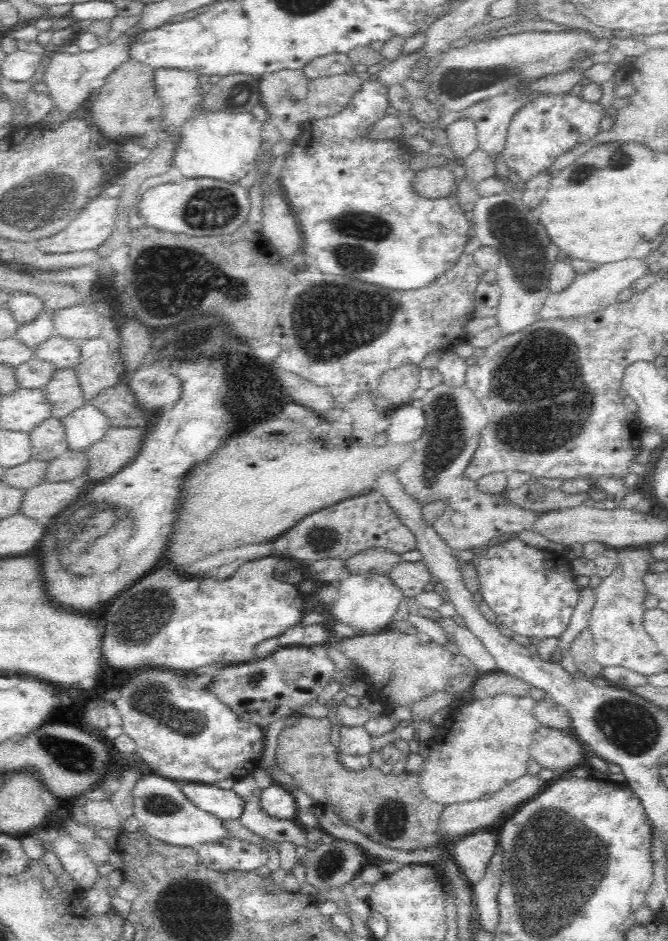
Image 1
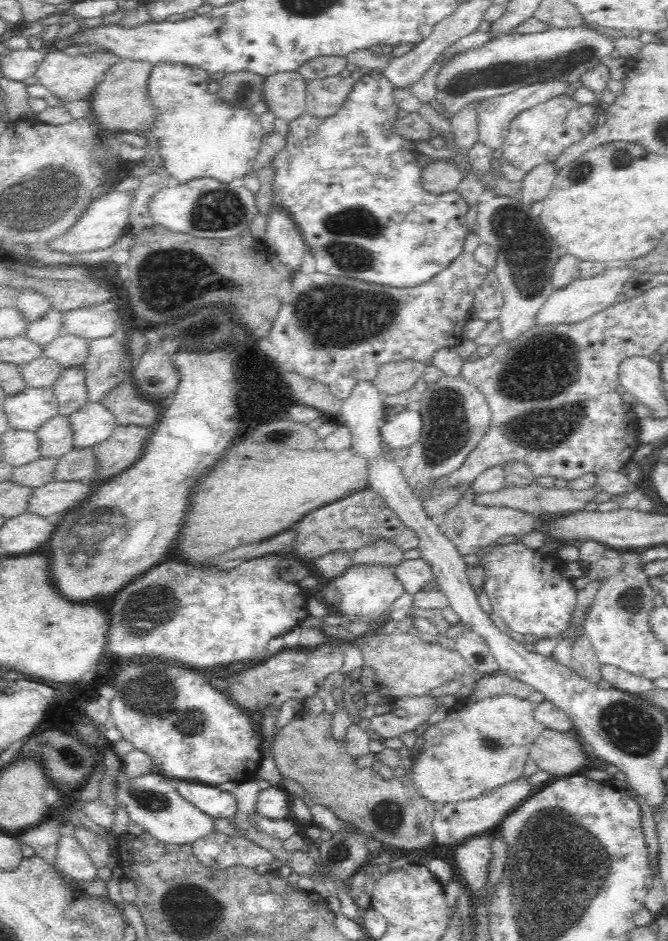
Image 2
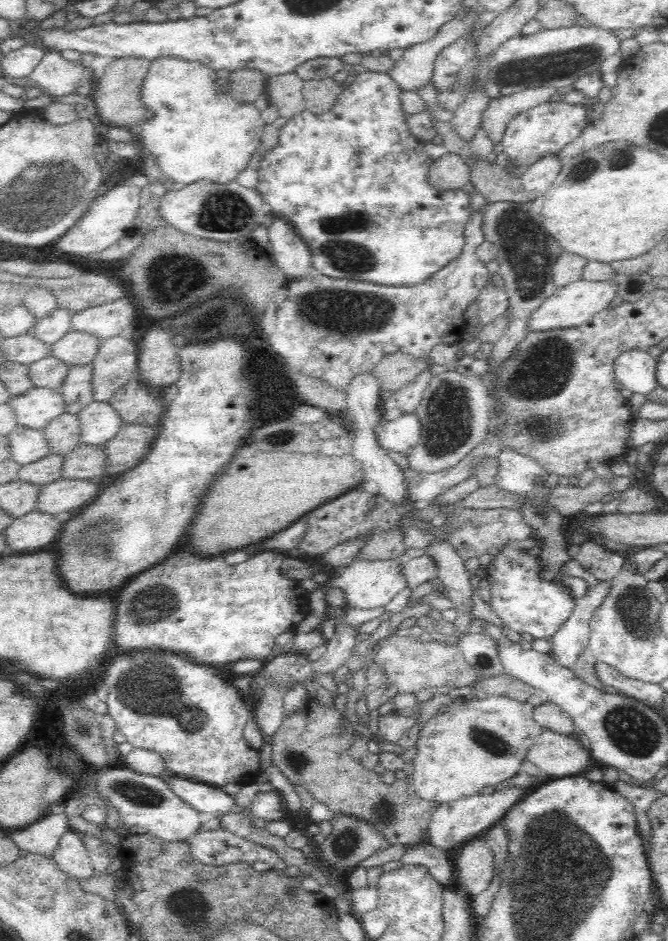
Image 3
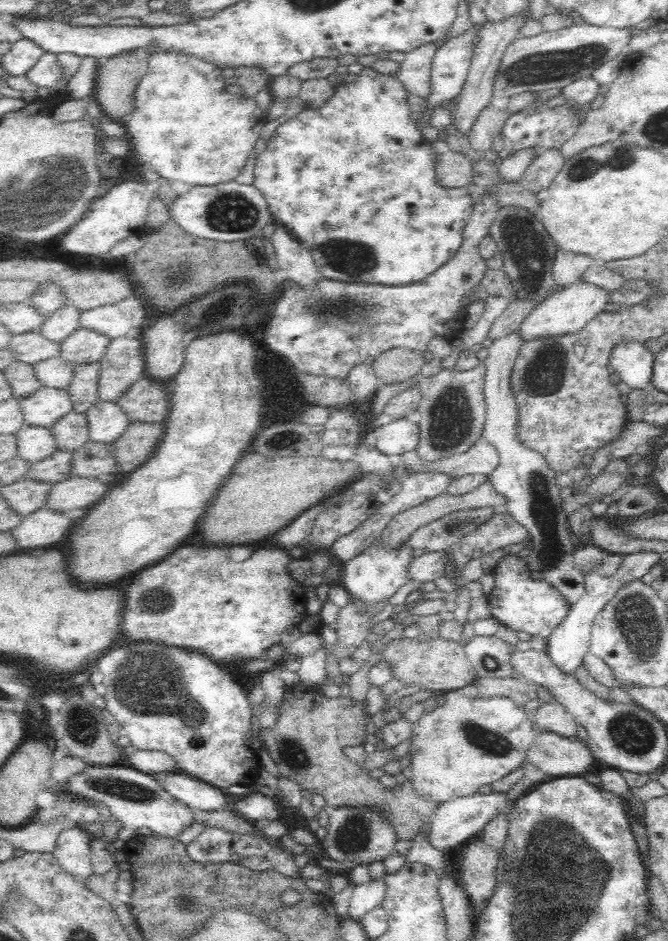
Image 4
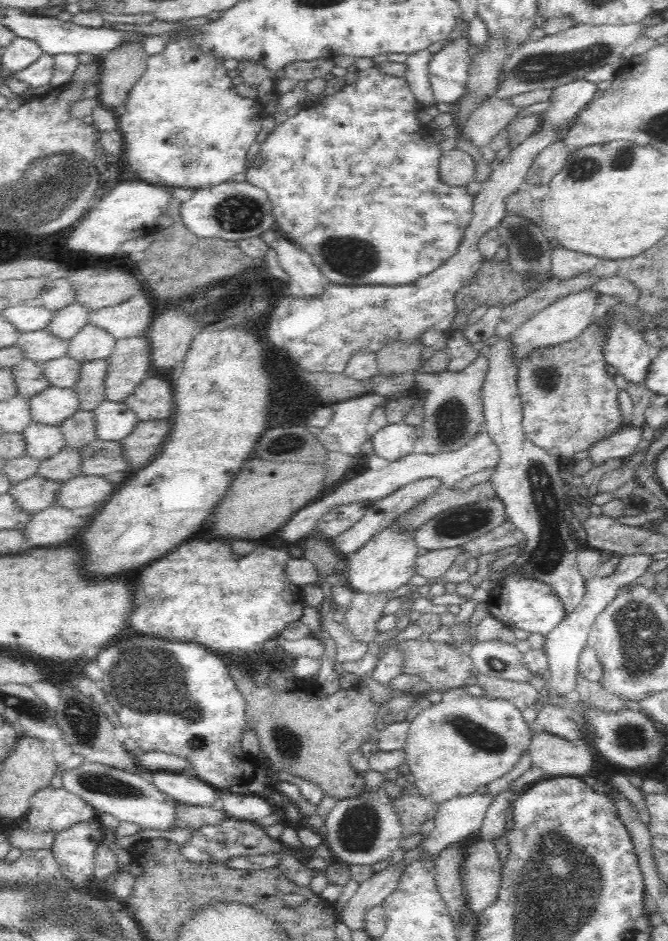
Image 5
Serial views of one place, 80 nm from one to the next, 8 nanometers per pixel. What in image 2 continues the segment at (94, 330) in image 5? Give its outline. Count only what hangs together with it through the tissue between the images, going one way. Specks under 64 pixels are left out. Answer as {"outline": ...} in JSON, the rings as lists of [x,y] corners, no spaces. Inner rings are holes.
{"outline":[[[60,332],[59,336],[43,347],[42,357],[56,362],[62,369],[81,367],[88,355],[89,341]]]}

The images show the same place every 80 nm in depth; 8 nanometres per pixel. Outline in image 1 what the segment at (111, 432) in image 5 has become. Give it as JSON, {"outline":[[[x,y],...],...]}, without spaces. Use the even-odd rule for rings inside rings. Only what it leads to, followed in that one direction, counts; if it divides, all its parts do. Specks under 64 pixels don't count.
{"outline":[[[87,402],[78,410],[60,418],[60,423],[64,429],[66,446],[72,452],[86,450],[91,444],[98,442],[111,427],[106,416]]]}

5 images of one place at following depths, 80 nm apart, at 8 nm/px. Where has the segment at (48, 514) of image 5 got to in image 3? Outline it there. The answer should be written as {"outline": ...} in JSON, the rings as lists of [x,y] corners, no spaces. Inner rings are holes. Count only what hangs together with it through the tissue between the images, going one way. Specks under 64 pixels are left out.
{"outline":[[[36,510],[13,518],[12,524],[6,526],[1,534],[6,543],[6,554],[36,553],[38,548],[56,540],[62,524],[63,521]]]}

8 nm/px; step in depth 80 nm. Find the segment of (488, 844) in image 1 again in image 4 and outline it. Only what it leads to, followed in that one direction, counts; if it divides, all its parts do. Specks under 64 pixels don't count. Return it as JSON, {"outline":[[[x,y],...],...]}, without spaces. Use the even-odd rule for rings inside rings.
{"outline":[[[482,840],[470,842],[462,852],[457,884],[465,889],[472,904],[482,902],[494,892],[498,853]]]}

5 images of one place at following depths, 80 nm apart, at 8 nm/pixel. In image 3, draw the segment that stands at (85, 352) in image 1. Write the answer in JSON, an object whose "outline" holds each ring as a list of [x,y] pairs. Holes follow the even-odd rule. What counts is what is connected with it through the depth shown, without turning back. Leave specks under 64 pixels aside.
{"outline":[[[120,336],[103,339],[90,366],[93,367],[90,378],[92,399],[108,403],[126,382],[137,377],[136,344]]]}

